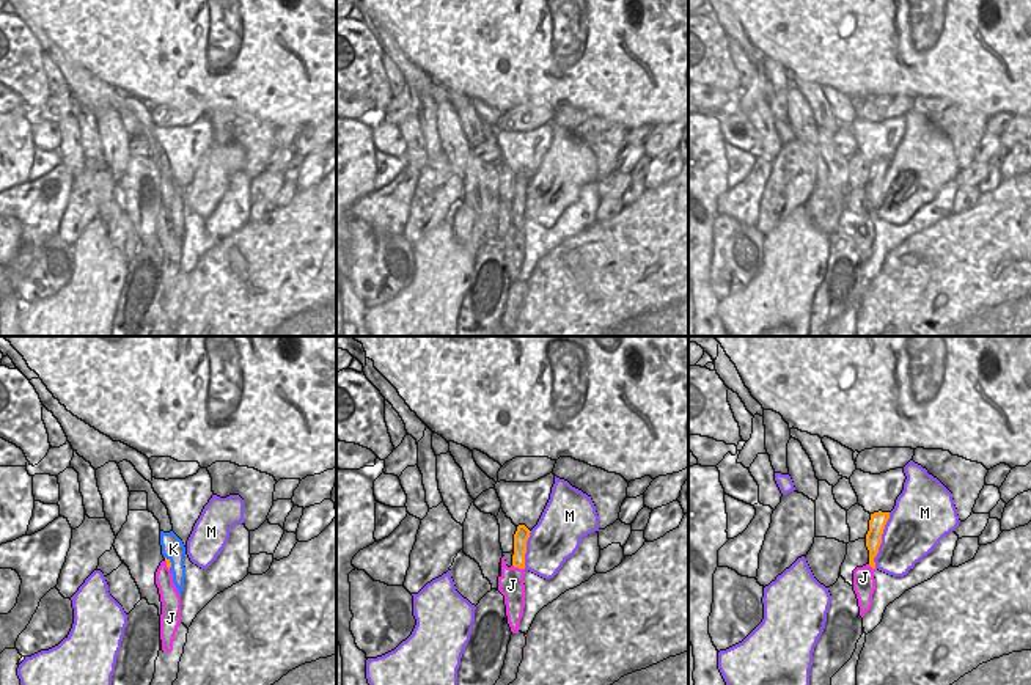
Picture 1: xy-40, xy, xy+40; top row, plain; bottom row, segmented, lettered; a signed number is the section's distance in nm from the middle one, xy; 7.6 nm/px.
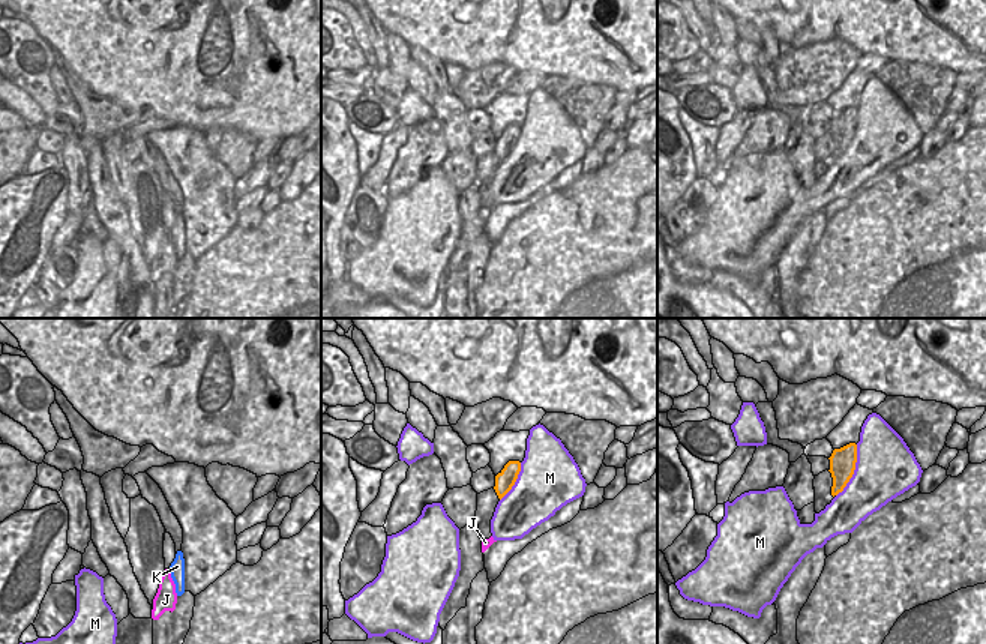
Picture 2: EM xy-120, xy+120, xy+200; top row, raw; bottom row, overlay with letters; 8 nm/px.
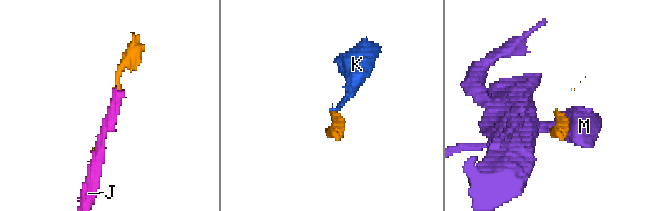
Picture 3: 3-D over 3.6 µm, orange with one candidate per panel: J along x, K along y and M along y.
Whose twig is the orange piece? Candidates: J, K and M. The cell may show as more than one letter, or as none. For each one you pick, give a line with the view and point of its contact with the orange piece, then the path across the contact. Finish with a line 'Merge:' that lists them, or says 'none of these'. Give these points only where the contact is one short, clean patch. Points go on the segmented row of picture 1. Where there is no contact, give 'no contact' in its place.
K: xy-40 (170, 563)
Merge: K

